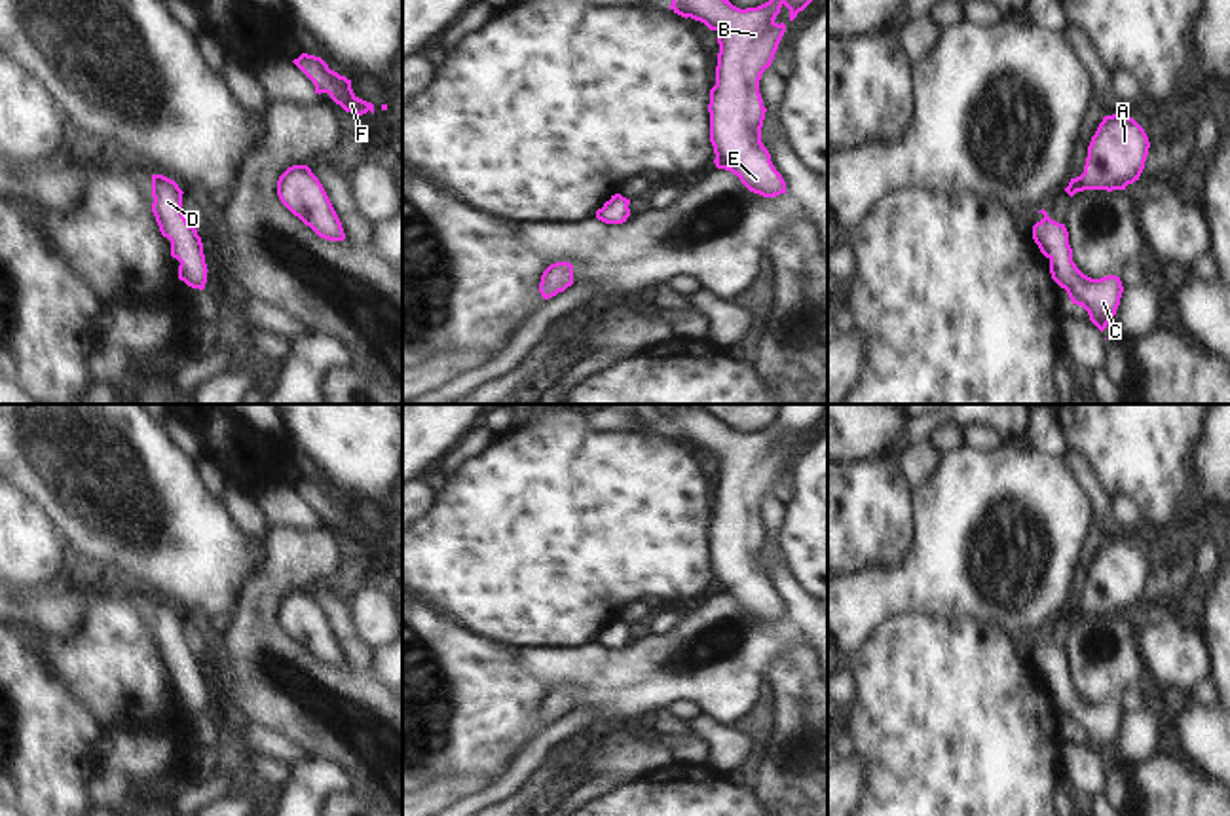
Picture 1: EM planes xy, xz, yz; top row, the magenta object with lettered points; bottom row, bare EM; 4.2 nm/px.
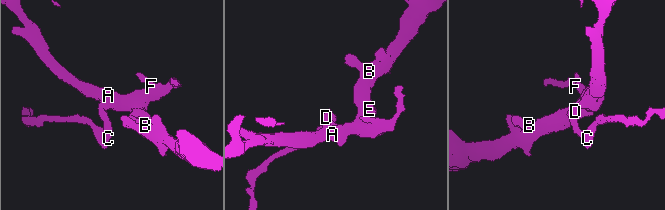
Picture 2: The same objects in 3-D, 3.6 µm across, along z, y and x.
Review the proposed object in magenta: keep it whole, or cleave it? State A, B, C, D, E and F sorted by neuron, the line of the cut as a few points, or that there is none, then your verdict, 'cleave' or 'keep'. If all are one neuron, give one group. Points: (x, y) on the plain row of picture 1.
A B C D E F | no cut | keep

